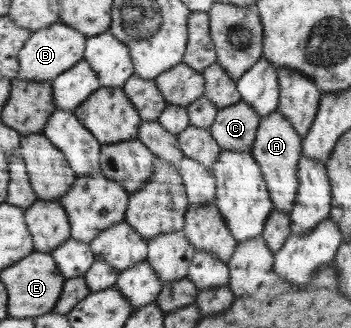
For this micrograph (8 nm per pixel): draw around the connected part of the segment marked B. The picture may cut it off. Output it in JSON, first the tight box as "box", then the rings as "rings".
{"box":[16,21,88,82],"rings":[[[61,21],[54,22],[48,28],[36,30],[30,36],[28,42],[25,43],[25,46],[22,47],[22,50],[18,51],[20,70],[16,77],[18,80],[28,80],[28,82],[53,80],[56,76],[69,71],[82,58],[85,58],[86,42],[88,42],[88,38],[82,32],[78,32],[76,28],[72,28],[72,26],[68,26]]]}

